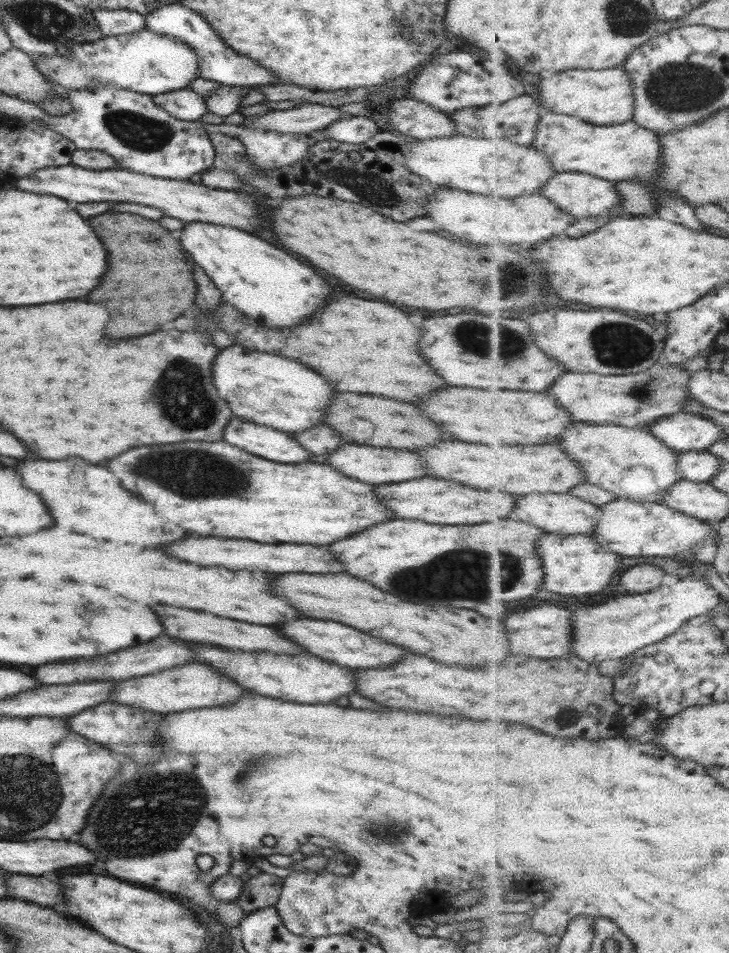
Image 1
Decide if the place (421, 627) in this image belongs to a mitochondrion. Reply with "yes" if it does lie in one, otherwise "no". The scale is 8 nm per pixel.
no

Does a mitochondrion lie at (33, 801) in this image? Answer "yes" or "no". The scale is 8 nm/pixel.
yes

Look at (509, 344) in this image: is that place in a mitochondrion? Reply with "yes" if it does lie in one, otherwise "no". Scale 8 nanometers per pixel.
yes

